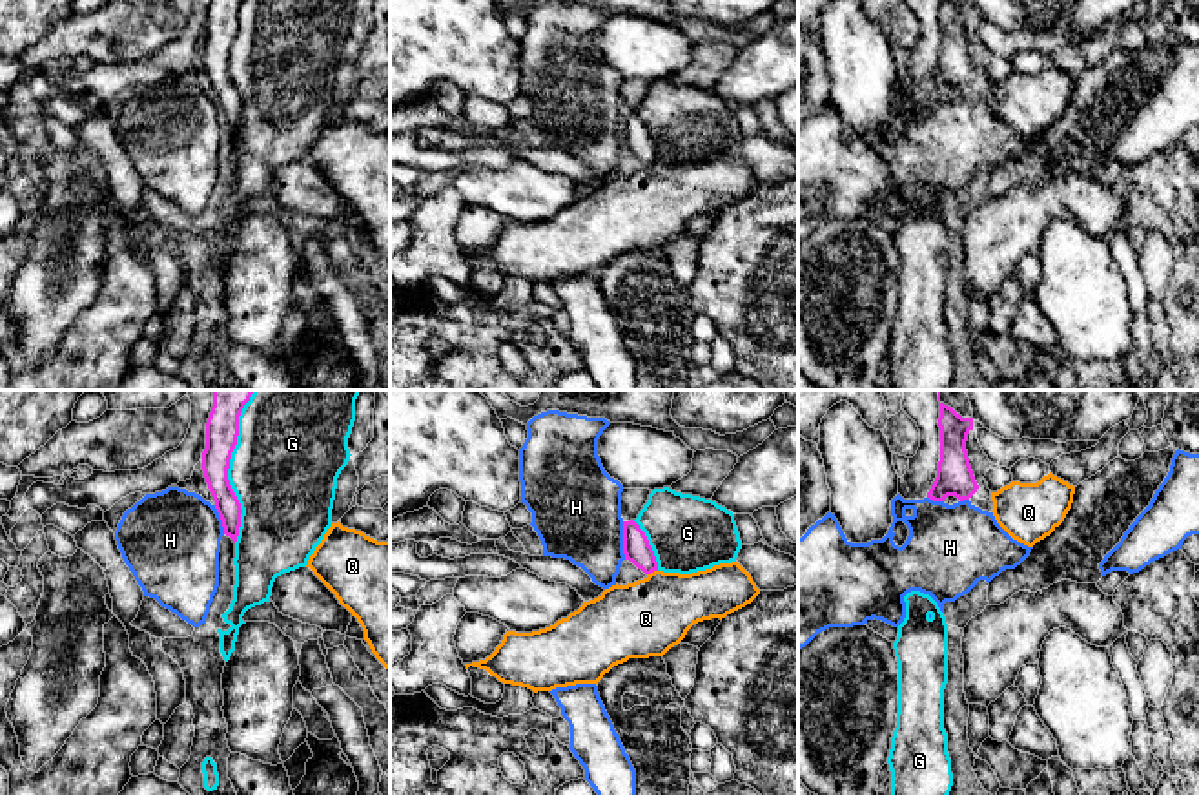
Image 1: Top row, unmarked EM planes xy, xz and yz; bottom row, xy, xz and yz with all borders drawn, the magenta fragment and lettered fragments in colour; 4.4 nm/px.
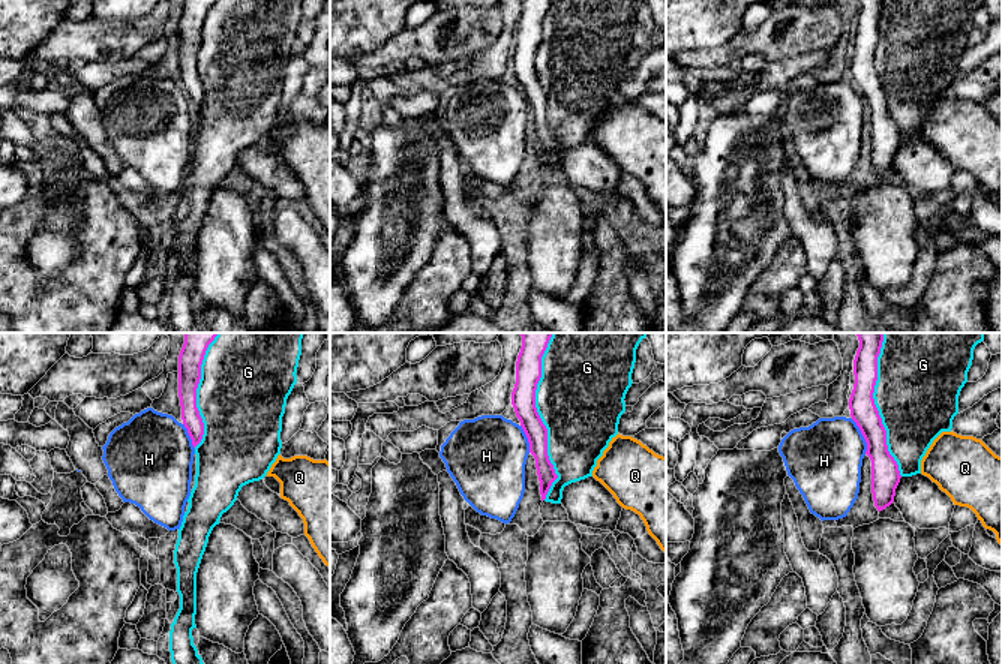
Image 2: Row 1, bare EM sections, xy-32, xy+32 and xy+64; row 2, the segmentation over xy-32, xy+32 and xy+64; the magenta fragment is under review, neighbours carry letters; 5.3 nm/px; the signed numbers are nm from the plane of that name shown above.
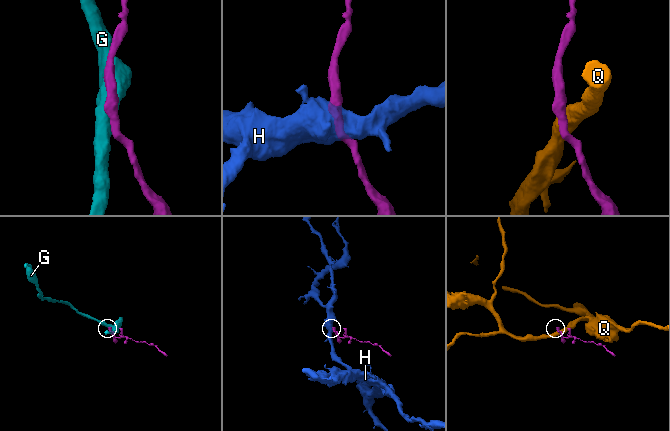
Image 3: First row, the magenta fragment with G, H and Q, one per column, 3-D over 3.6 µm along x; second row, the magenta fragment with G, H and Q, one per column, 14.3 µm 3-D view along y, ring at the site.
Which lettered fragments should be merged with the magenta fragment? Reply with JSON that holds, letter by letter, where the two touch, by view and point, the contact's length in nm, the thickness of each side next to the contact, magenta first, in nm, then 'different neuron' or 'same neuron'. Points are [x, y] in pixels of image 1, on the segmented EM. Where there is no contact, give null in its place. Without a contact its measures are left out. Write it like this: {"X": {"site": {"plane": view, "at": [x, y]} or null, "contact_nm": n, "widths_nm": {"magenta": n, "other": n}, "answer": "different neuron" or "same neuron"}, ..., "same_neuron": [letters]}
{"G": {"site": {"plane": "xy", "at": [228, 467]}, "contact_nm": 700, "widths_nm": {"magenta": 140, "other": 480}, "answer": "different neuron"}, "H": {"site": {"plane": "xz", "at": [624, 540]}, "contact_nm": 170, "widths_nm": {"magenta": 120, "other": 400}, "answer": "different neuron"}, "Q": {"site": {"plane": "xz", "at": [651, 571]}, "contact_nm": 50, "widths_nm": {"magenta": 120, "other": 340}, "answer": "different neuron"}, "same_neuron": []}

